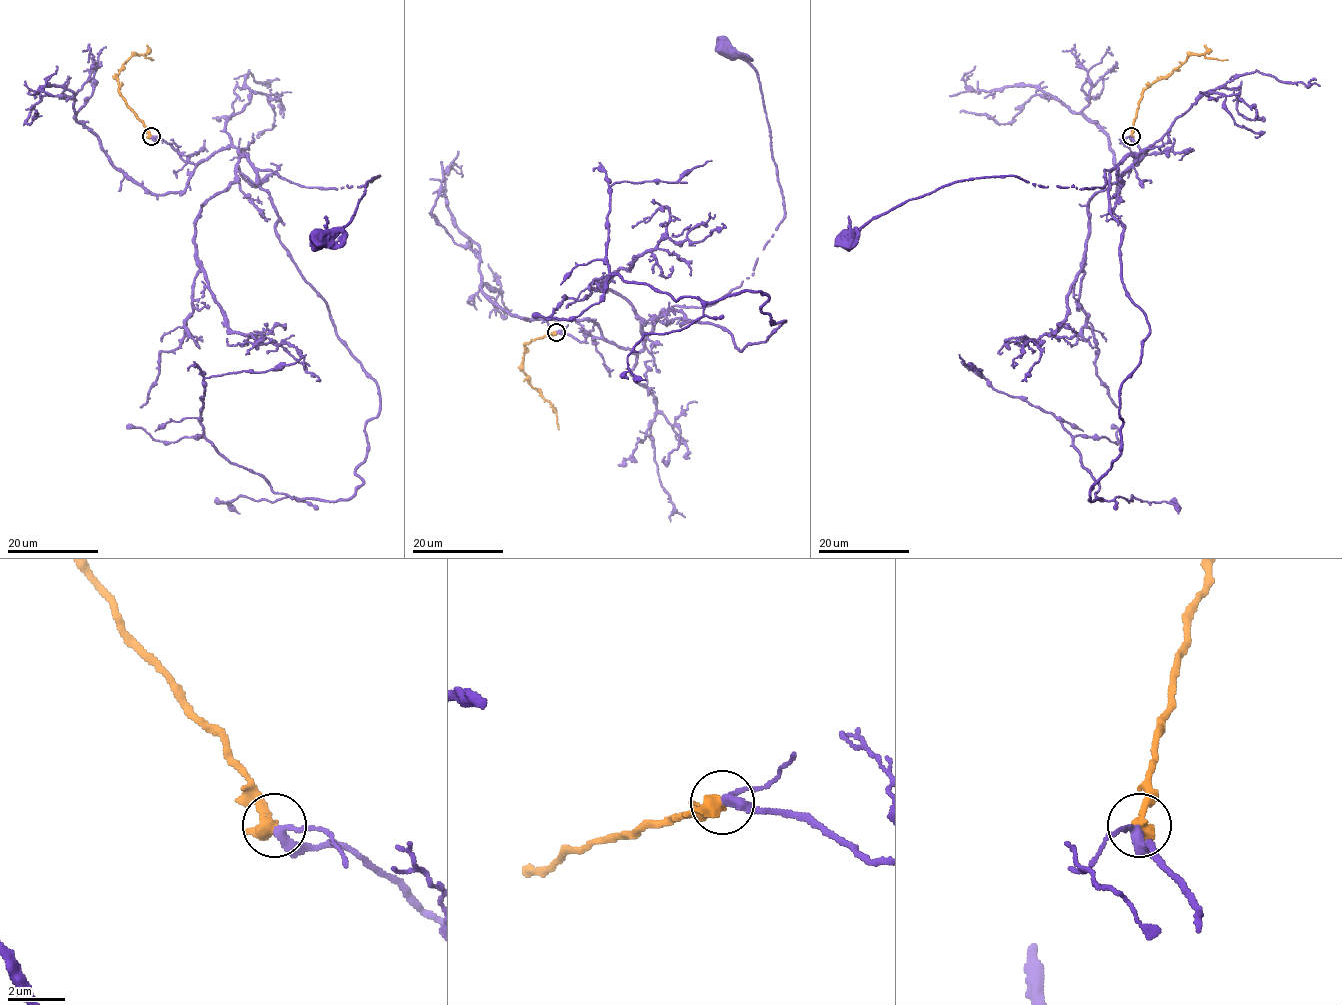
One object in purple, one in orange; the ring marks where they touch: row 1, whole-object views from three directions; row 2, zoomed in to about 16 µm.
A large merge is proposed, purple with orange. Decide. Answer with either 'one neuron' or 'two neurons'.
one neuron

